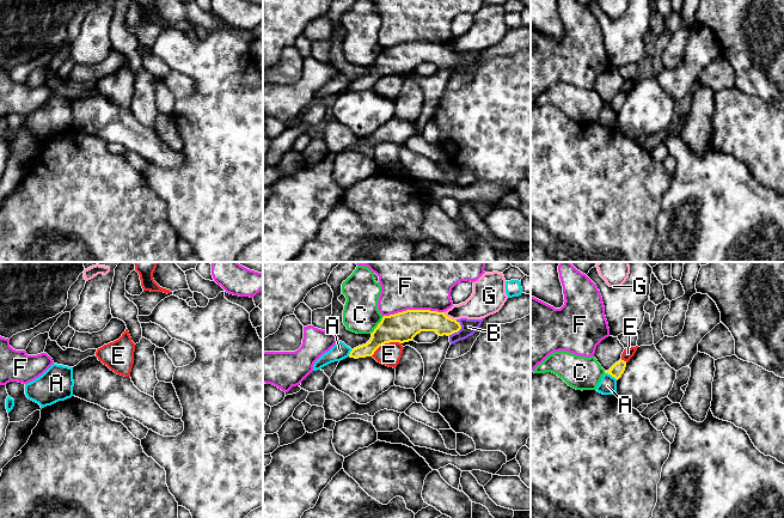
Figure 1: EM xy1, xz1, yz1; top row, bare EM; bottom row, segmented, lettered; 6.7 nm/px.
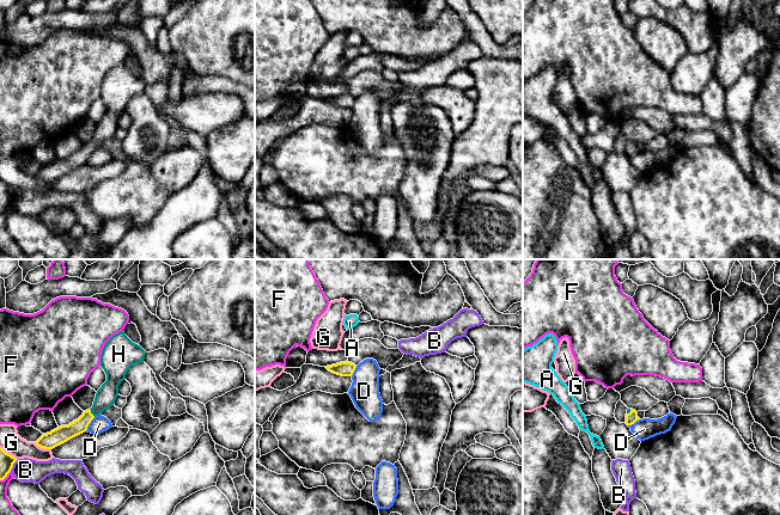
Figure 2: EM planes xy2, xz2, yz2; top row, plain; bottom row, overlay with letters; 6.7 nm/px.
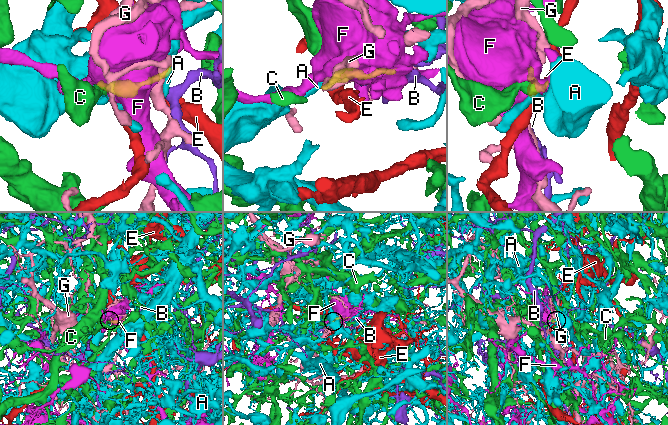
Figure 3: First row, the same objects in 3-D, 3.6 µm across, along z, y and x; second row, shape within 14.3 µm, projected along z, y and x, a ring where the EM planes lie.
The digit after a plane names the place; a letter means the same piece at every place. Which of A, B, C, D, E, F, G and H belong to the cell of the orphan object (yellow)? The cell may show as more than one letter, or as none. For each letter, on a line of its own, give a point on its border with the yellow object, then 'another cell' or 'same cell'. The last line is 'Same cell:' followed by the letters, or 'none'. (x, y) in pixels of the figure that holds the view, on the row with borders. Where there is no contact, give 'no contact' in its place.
A: meets yellow in yz1 at (611, 375); another cell
B: meets yellow in xz1 at (458, 330); another cell
C: meets yellow in xz1 at (378, 324); another cell
D: meets yellow in xy2 at (89, 423); another cell
E: meets yellow in xz1 at (385, 342); another cell
F: meets yellow in xz1 at (414, 310); another cell
G: meets yellow in xy2 at (42, 447); another cell
H: meets yellow in xy2 at (90, 412); another cell
Same cell: none

